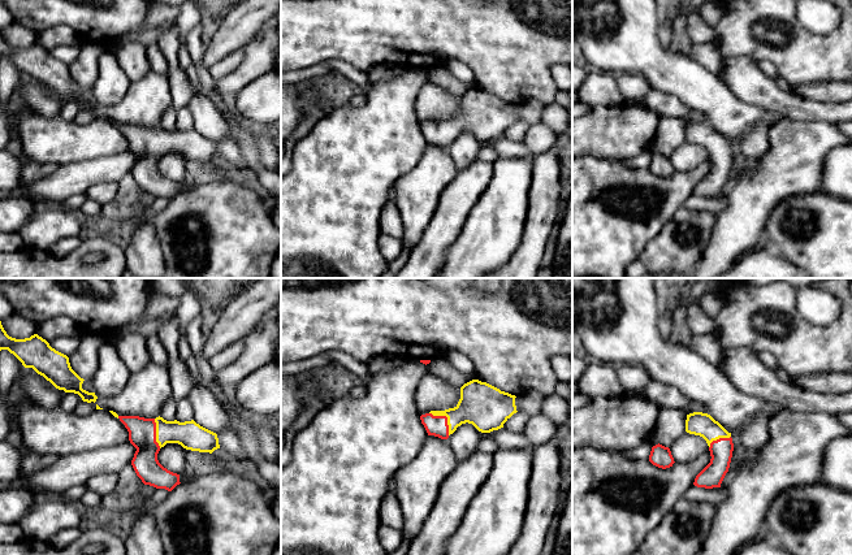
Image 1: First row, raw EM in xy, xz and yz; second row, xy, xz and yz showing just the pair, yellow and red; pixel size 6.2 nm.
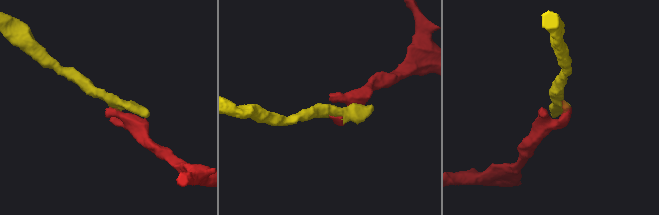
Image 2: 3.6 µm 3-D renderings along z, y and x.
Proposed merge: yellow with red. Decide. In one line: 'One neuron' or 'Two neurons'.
One neuron

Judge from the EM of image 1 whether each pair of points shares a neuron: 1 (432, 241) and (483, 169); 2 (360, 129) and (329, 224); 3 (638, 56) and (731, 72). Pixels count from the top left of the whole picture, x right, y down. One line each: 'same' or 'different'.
1: same
2: same
3: different

